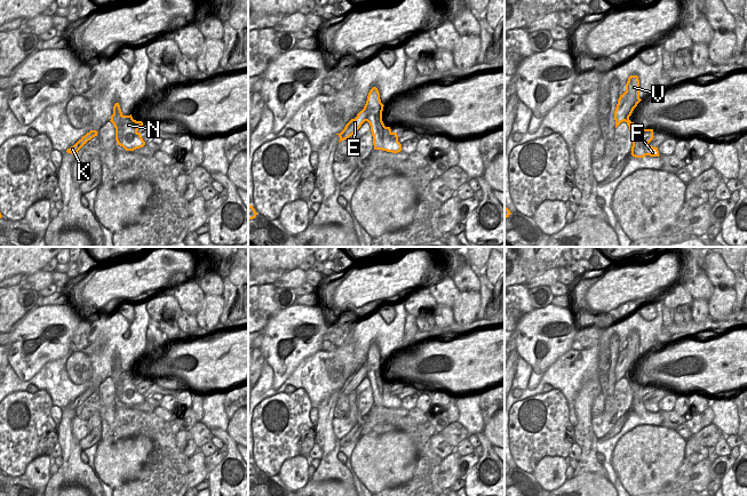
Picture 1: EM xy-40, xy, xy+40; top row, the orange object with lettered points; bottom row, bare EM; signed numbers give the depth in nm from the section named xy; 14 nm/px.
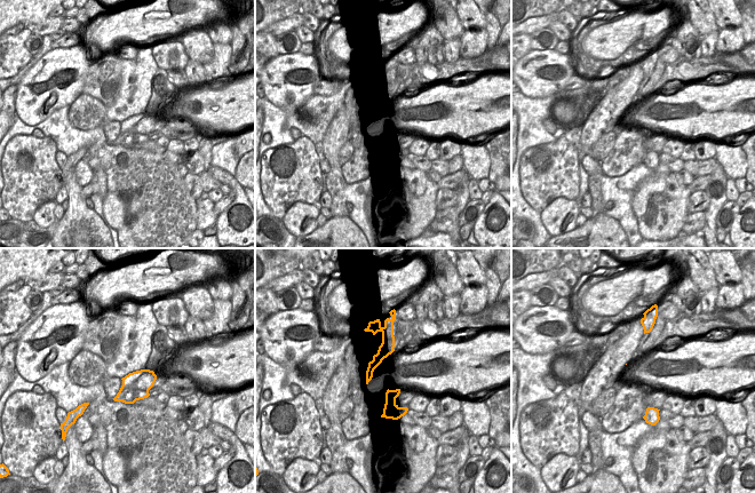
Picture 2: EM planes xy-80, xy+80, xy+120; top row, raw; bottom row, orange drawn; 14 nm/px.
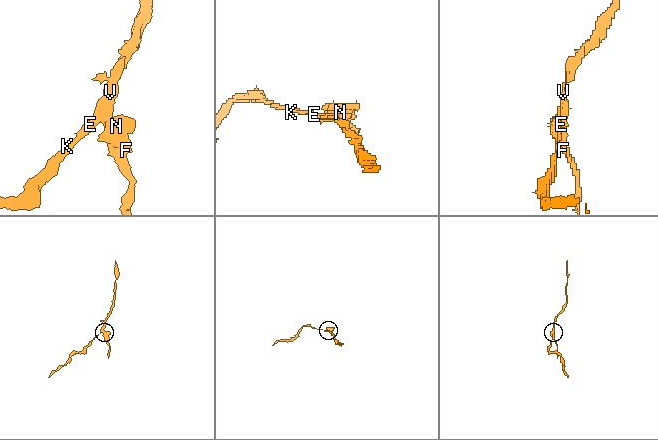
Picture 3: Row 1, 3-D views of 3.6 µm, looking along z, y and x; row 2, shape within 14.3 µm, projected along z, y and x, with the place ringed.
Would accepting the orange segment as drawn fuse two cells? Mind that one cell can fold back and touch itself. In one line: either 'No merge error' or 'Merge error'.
Merge error.

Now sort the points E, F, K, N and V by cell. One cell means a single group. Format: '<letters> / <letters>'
E K / F N V

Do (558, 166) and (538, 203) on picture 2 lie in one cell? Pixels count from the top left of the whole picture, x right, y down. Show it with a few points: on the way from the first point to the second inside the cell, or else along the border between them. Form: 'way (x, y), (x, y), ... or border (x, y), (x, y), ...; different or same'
way (549, 175), (540, 184), (538, 193); same

